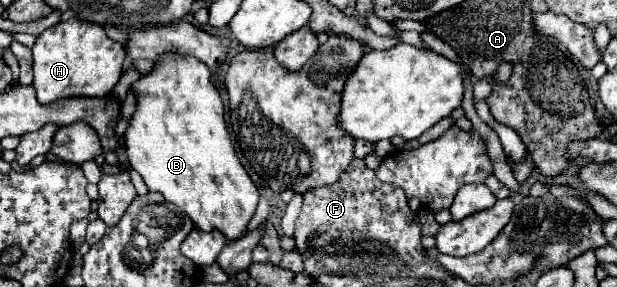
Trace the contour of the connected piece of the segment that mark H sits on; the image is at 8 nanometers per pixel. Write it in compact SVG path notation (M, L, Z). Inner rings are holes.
M80 19L60 21L38 35L34 47L34 83L40 103L54 103L66 97L108 97L120 79L126 57L124 47L112 41L104 27Z

